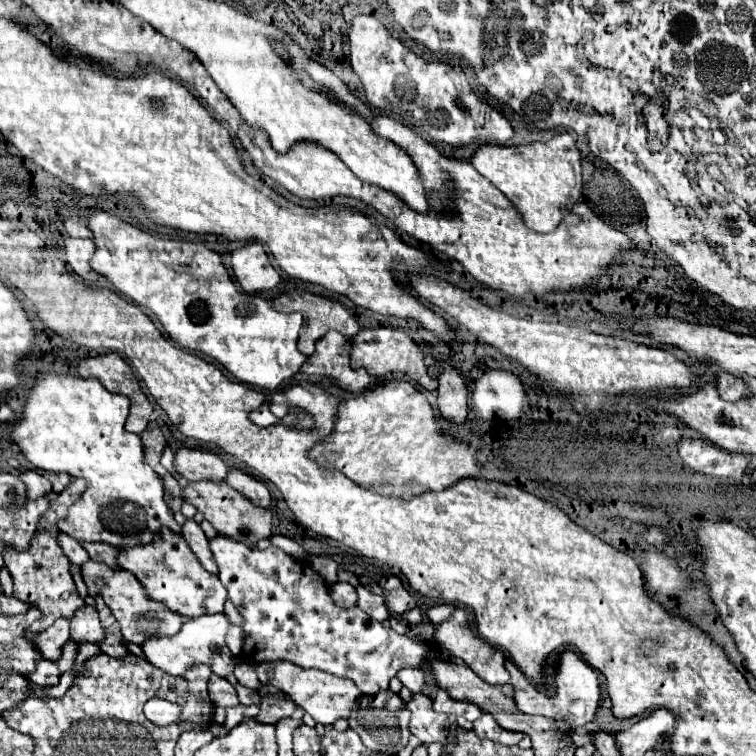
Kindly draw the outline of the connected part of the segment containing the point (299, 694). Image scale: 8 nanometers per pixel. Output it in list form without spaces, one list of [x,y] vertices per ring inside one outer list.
[[[289,661],[257,663],[255,673],[263,685],[273,685],[279,691],[287,693],[299,707],[303,707],[321,725],[331,725],[341,717],[349,717],[353,711],[357,711],[359,699],[363,695],[351,679],[333,677],[333,675],[329,675],[325,671],[317,671],[317,669],[303,669]]]

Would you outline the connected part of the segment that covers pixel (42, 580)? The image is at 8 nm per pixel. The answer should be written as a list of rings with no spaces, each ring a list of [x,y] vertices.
[[[57,527],[43,529],[43,531],[39,531],[39,537],[35,539],[35,543],[31,543],[31,547],[27,551],[15,553],[15,551],[7,549],[3,553],[5,567],[9,569],[9,573],[13,577],[13,595],[19,601],[33,603],[37,609],[43,611],[43,617],[26,630],[27,636],[44,631],[60,617],[73,617],[79,607],[85,607],[85,601],[77,593],[77,587],[71,577],[71,563],[57,541],[59,533],[61,531]]]

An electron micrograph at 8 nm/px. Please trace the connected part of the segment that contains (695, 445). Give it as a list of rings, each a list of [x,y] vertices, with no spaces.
[[[683,439],[679,443],[679,455],[697,473],[734,479],[735,483],[741,483],[751,461],[750,455],[725,453],[705,439]]]

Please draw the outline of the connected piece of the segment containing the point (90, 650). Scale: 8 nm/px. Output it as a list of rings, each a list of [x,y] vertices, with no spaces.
[[[83,643],[83,645],[79,645],[79,657],[75,659],[73,669],[79,671],[79,667],[81,667],[87,659],[91,659],[93,655],[101,655],[101,649],[99,649],[95,643]]]

